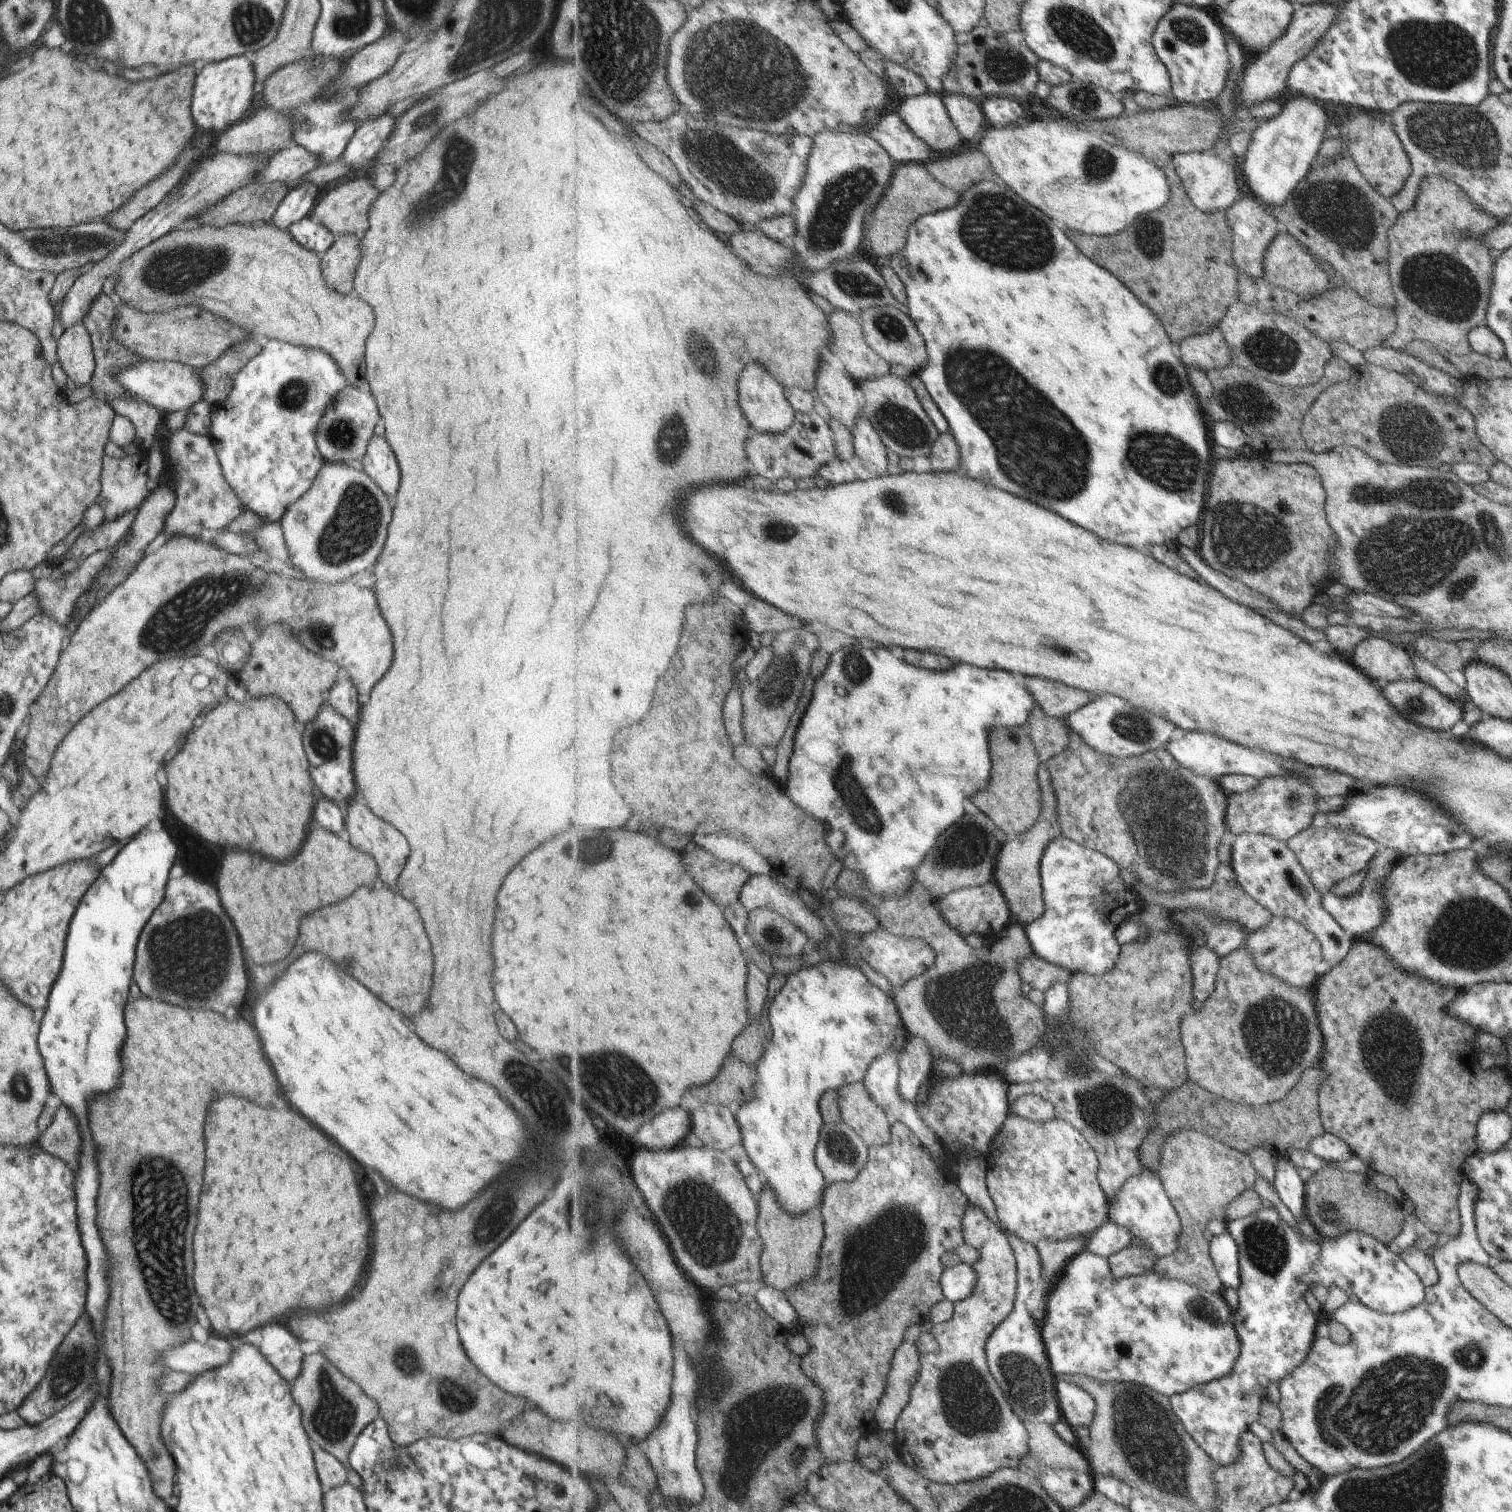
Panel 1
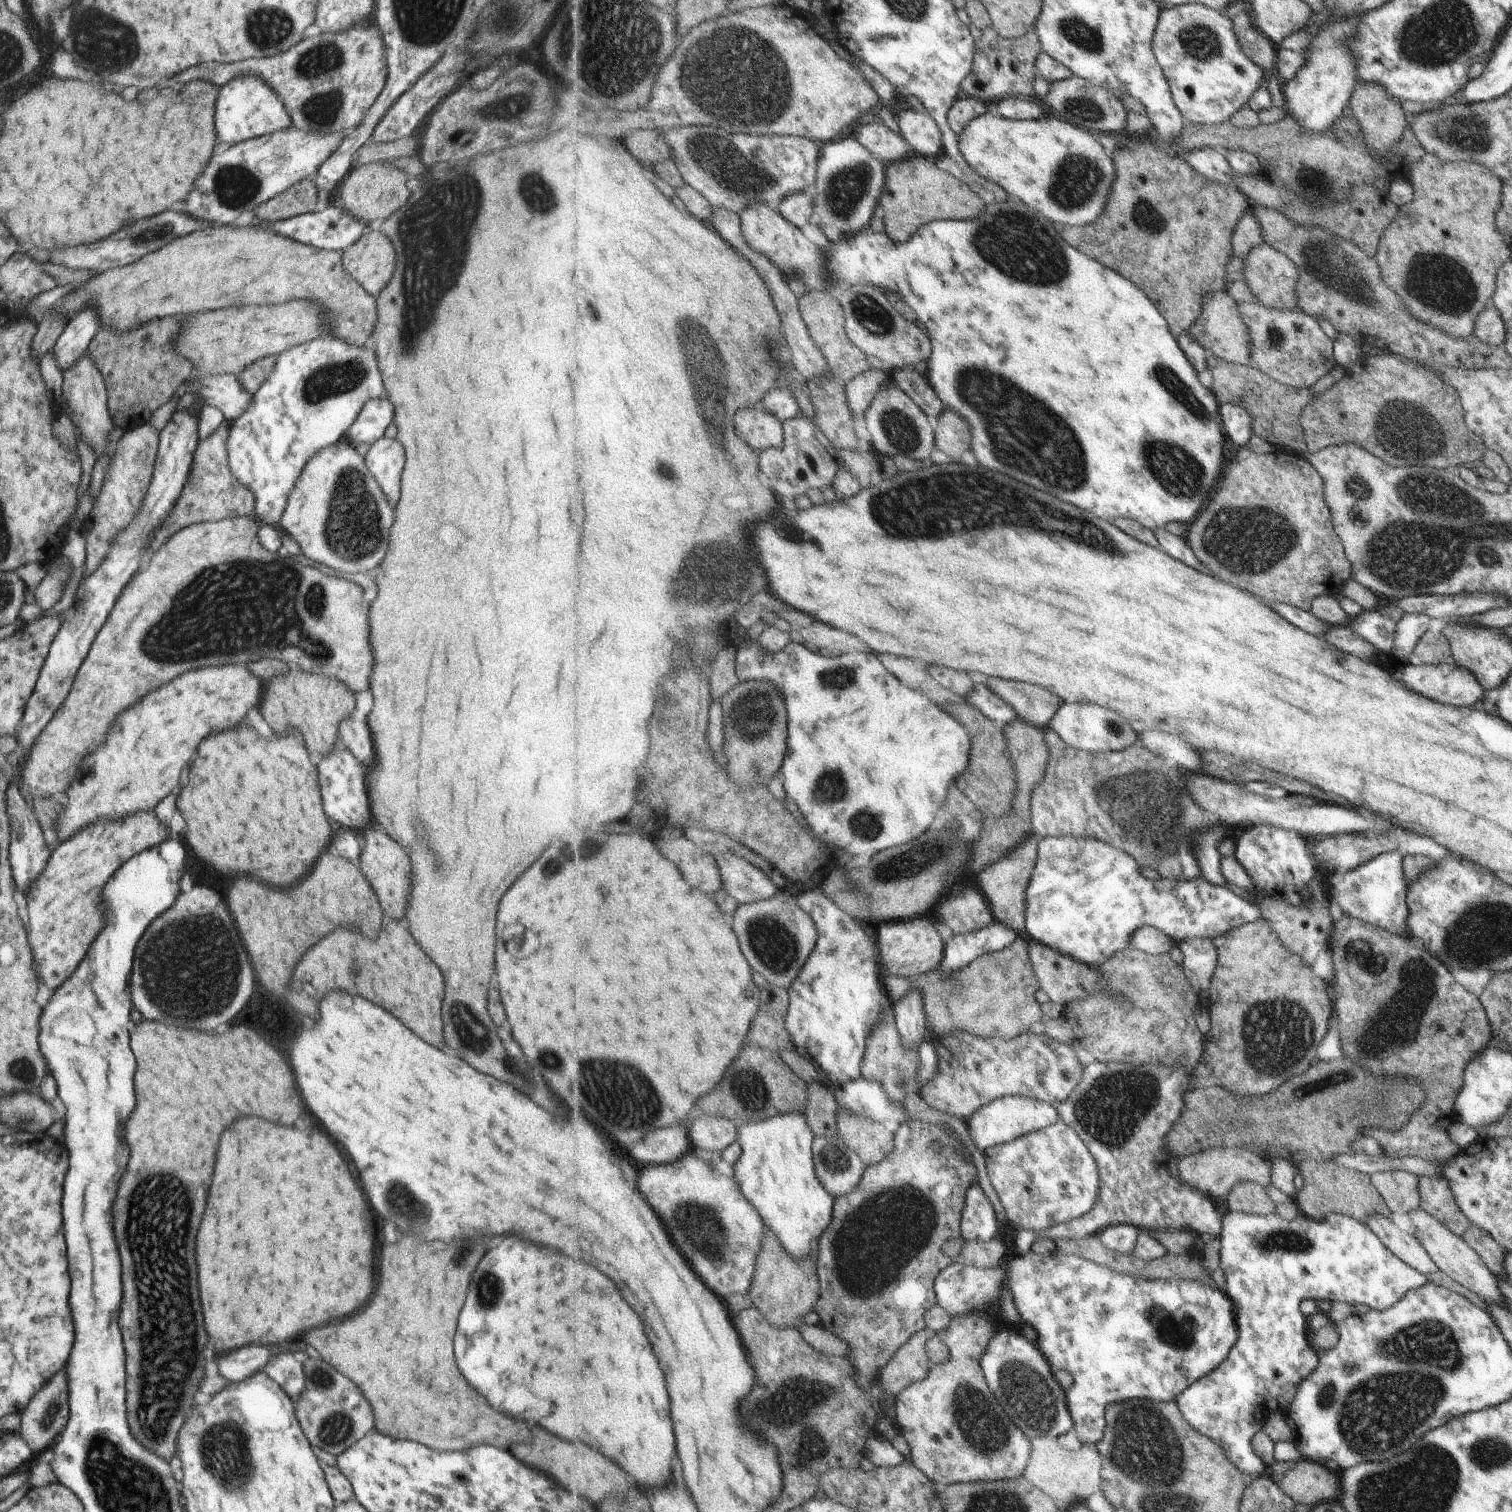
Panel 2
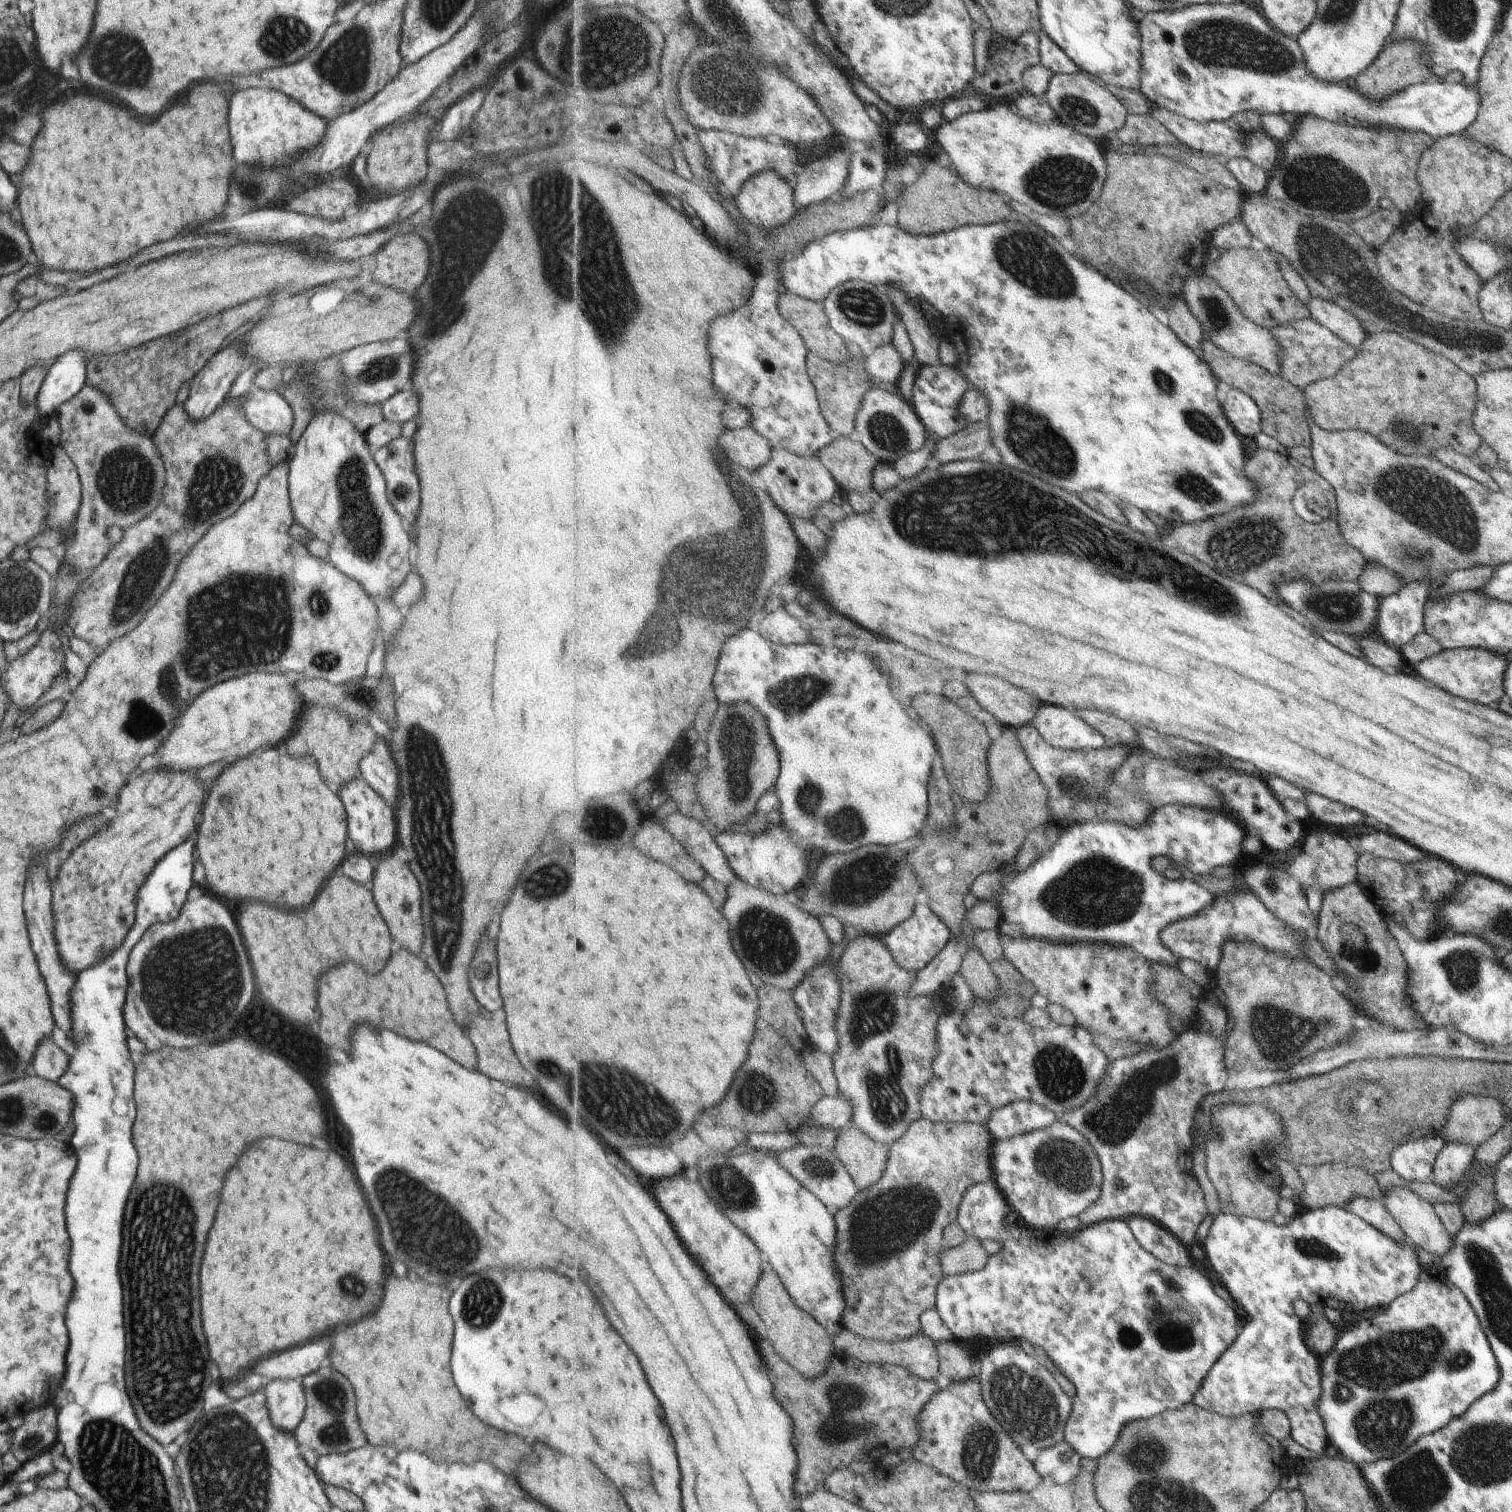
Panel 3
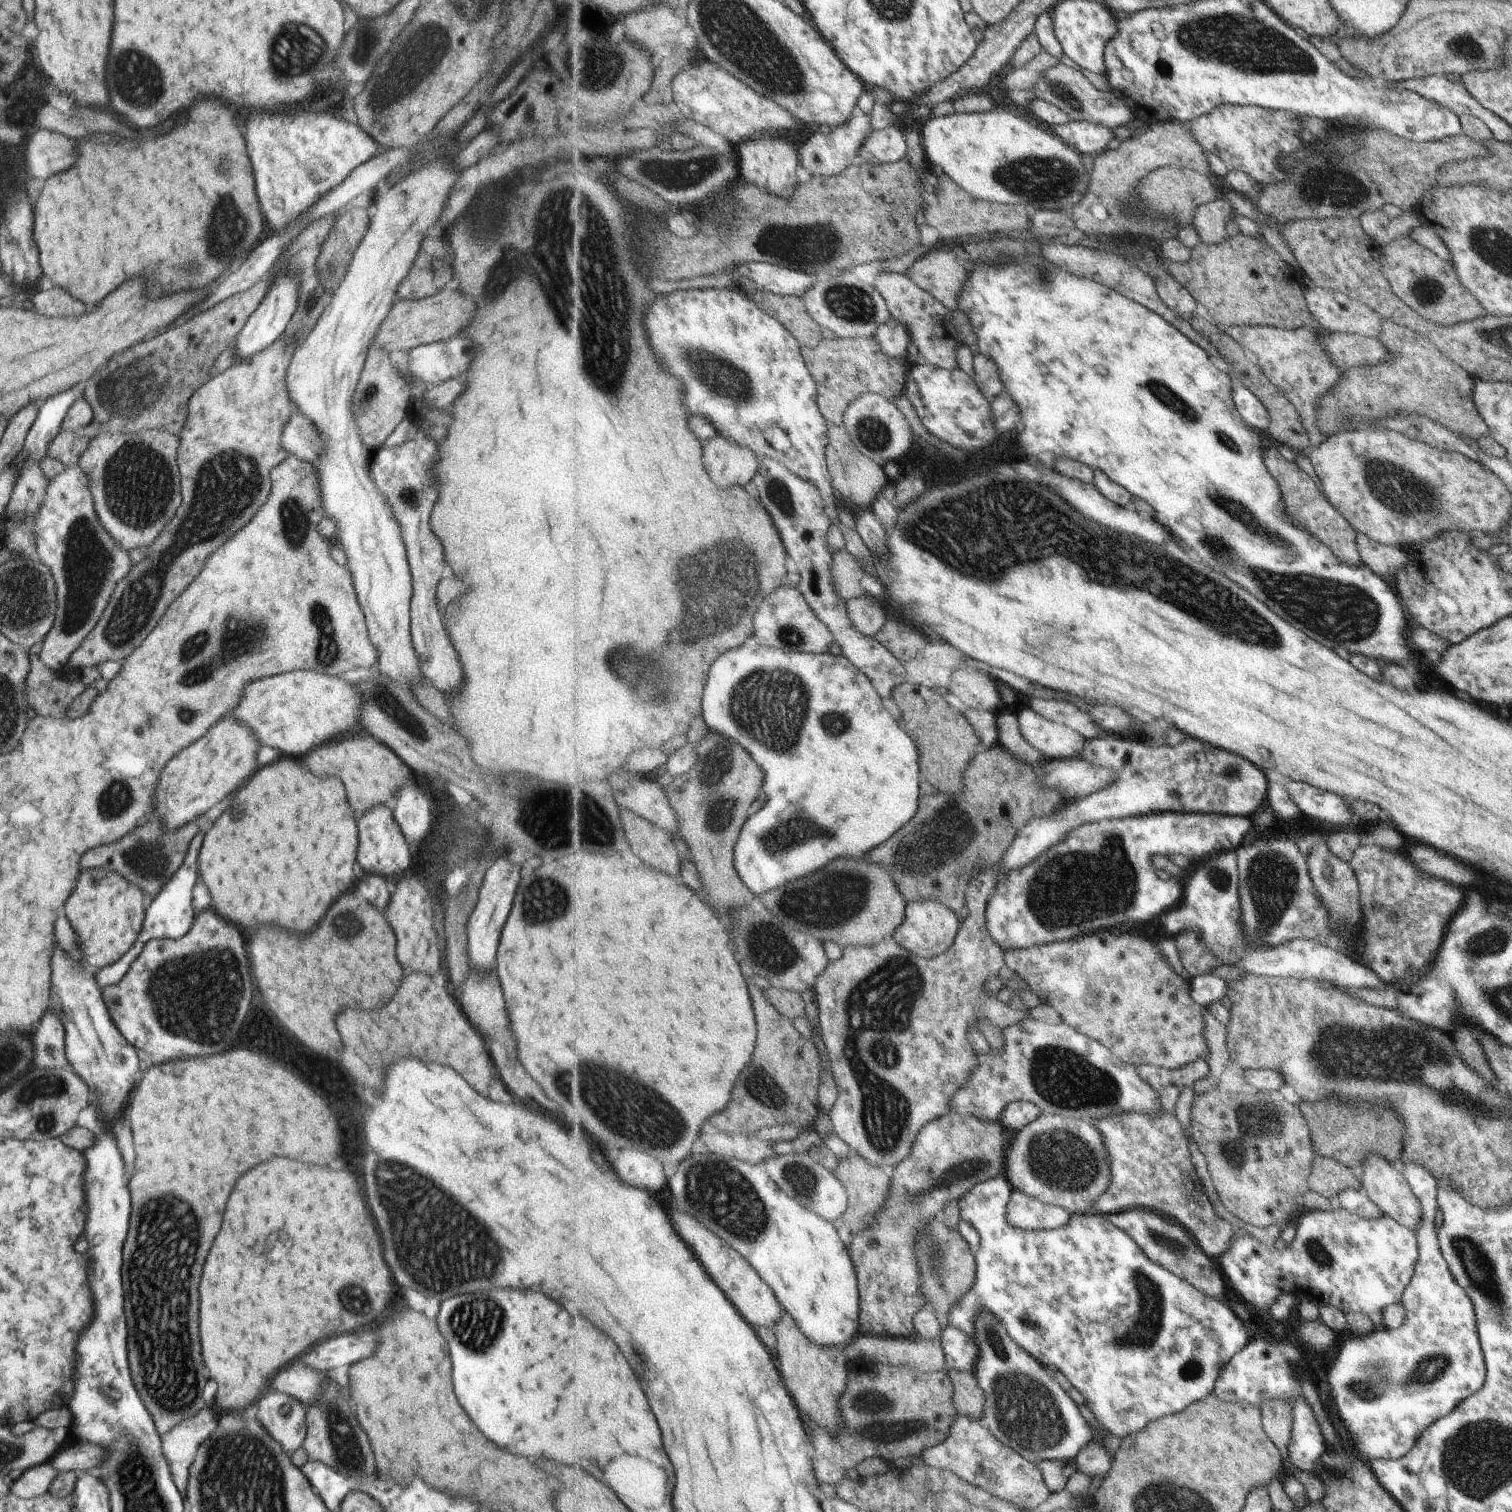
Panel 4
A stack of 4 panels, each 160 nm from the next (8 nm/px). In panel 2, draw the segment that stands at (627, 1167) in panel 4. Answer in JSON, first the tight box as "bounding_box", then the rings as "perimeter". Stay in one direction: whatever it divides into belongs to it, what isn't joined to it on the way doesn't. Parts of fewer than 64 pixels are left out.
{"bounding_box":[631,1126,692,1166],"perimeter":[[[685,1126],[663,1127],[649,1132],[635,1148],[631,1156],[641,1166],[666,1165],[682,1159],[692,1151]]]}

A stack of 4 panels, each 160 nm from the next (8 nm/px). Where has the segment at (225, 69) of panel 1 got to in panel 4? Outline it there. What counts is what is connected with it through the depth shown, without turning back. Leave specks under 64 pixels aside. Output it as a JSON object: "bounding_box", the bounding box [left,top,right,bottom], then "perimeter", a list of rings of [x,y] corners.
{"bounding_box":[243,109,380,233],"perimeter":[[[311,109],[255,111],[243,125],[254,192],[262,216],[273,233],[290,227],[324,194],[340,185],[354,168],[372,161],[380,145],[359,125]]]}

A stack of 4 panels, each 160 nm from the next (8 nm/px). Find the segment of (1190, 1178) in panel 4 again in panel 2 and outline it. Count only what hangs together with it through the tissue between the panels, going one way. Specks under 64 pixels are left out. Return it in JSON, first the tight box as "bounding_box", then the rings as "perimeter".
{"bounding_box":[1012,1060,1223,1255],"perimeter":[[[1094,1060],[1085,1067],[1082,1082],[1072,1095],[1056,1106],[1060,1118],[1074,1128],[1093,1153],[1100,1166],[1100,1195],[1095,1208],[1080,1220],[1075,1219],[1055,1225],[1051,1229],[1037,1234],[1034,1231],[1019,1229],[1012,1238],[1015,1255],[1031,1250],[1031,1244],[1039,1238],[1050,1239],[1056,1244],[1061,1239],[1084,1239],[1098,1235],[1111,1225],[1133,1225],[1145,1230],[1169,1230],[1169,1228],[1187,1228],[1197,1236],[1203,1232],[1220,1236],[1223,1216],[1217,1214],[1213,1200],[1205,1196],[1198,1188],[1186,1183],[1178,1167],[1179,1156],[1175,1157],[1167,1147],[1167,1134],[1173,1130],[1175,1122],[1185,1110],[1185,1092],[1191,1090],[1193,1075],[1183,1065],[1147,1061],[1144,1065],[1129,1063],[1106,1063]]]}

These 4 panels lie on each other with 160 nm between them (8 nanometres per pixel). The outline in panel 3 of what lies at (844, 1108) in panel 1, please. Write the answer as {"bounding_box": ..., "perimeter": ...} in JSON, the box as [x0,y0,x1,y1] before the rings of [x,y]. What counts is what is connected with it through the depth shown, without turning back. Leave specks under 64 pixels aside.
{"bounding_box":[836,1127,889,1191],"perimeter":[[[851,1127],[838,1136],[836,1155],[843,1162],[861,1191],[878,1183],[888,1167],[889,1148]]]}

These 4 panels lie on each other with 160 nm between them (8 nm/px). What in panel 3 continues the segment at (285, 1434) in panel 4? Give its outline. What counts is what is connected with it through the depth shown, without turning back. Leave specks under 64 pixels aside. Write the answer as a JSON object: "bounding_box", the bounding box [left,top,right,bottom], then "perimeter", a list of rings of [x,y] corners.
{"bounding_box":[261,1380,304,1434],"perimeter":[[[300,1380],[268,1381],[261,1391],[271,1424],[278,1431],[292,1434],[304,1413]]]}

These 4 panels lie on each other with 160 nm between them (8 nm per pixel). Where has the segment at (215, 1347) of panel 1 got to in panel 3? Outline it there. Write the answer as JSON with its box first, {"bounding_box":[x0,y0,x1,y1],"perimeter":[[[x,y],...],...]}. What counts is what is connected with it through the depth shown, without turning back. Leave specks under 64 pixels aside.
{"bounding_box":[253,1340,331,1380],"perimeter":[[[313,1340],[297,1348],[289,1348],[277,1356],[261,1360],[253,1370],[265,1378],[273,1380],[301,1380],[317,1369],[328,1365],[327,1354],[331,1344],[327,1340]]]}

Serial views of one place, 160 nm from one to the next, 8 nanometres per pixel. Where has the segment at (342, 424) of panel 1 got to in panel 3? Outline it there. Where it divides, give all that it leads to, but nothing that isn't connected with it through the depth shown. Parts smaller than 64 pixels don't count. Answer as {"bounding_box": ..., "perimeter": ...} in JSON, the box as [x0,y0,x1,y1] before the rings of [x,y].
{"bounding_box":[380,385,419,423],"perimeter":[[[407,385],[402,391],[388,398],[380,409],[385,420],[389,422],[404,423],[410,418],[415,418],[419,412],[419,395],[411,386]]]}

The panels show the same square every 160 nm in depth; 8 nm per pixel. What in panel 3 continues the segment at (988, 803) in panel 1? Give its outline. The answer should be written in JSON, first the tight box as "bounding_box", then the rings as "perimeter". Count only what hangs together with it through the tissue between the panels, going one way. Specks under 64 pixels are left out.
{"bounding_box":[910,693,993,805],"perimeter":[[[919,693],[911,698],[910,705],[917,713],[919,722],[928,728],[936,741],[947,782],[950,782],[964,801],[974,805],[983,803],[993,784],[988,766],[993,742],[989,738],[987,724],[979,723],[975,716],[971,716],[971,712],[959,708],[959,703],[952,703],[947,696],[938,693]]]}

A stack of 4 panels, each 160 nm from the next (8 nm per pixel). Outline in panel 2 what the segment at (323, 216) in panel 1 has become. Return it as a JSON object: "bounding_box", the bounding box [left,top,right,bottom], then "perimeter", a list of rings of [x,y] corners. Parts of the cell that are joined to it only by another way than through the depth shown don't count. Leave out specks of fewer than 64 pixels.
{"bounding_box":[339,161,411,231],"perimeter":[[[387,161],[363,163],[352,167],[345,174],[339,188],[342,207],[354,217],[361,219],[368,226],[367,230],[380,231],[390,214],[409,198],[411,191],[405,186],[407,180],[408,175],[403,170]]]}

